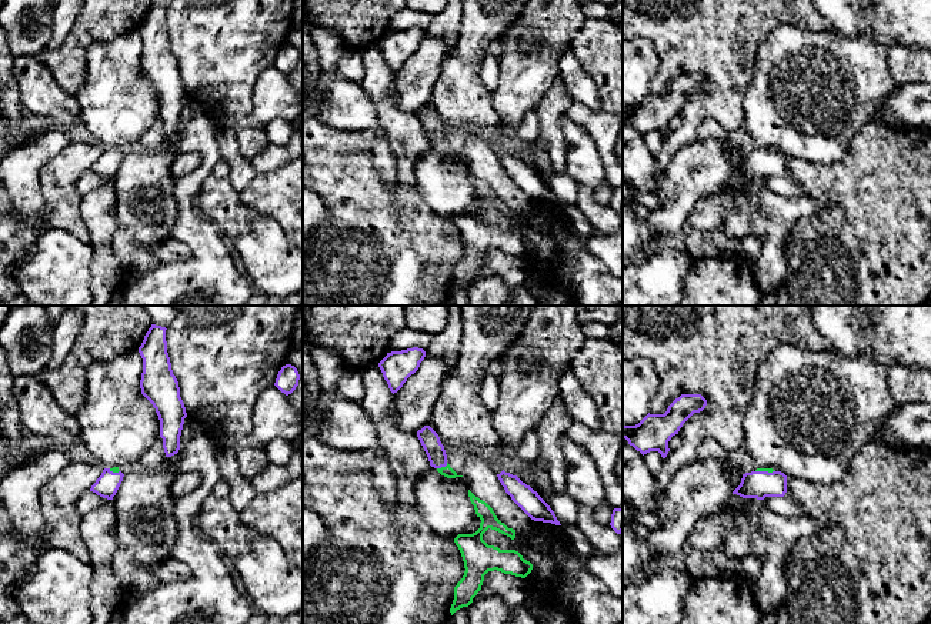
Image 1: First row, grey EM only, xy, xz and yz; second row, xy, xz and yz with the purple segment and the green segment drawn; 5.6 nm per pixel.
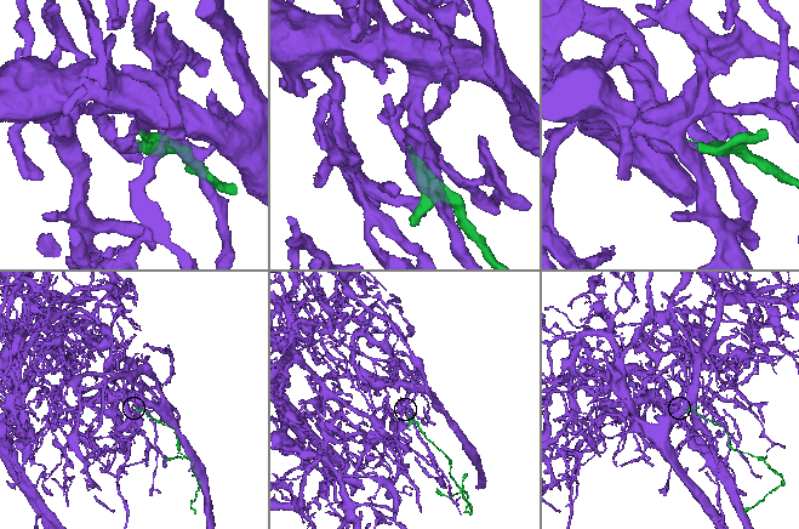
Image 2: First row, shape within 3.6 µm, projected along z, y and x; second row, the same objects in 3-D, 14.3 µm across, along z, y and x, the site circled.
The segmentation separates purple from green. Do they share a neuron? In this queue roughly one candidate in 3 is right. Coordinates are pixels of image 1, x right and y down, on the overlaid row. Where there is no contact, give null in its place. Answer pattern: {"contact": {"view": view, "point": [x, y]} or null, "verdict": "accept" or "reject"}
{"contact": {"view": "xz", "point": [441, 466]}, "verdict": "accept"}

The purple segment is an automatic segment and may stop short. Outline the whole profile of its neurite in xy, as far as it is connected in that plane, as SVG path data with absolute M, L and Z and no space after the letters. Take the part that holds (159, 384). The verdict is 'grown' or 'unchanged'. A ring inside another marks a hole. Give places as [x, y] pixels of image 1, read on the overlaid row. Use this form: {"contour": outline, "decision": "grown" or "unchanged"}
{"contour": "M151 324L139 353L143 358L141 394L153 404L160 420L166 457L180 450L180 436L187 417L180 387L167 353L166 327Z", "decision": "unchanged"}

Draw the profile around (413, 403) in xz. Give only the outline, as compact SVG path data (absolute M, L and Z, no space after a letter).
M424 357L418 370L393 394L396 421L403 431L417 434L430 424L433 408L448 374L450 368L444 360Z

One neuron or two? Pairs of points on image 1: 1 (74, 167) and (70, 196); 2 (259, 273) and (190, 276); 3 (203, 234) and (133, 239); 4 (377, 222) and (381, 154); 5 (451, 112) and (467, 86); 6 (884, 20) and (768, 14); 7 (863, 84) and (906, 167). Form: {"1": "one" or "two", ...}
{"1": "one", "2": "two", "3": "two", "4": "two", "5": "one", "6": "two", "7": "two"}

